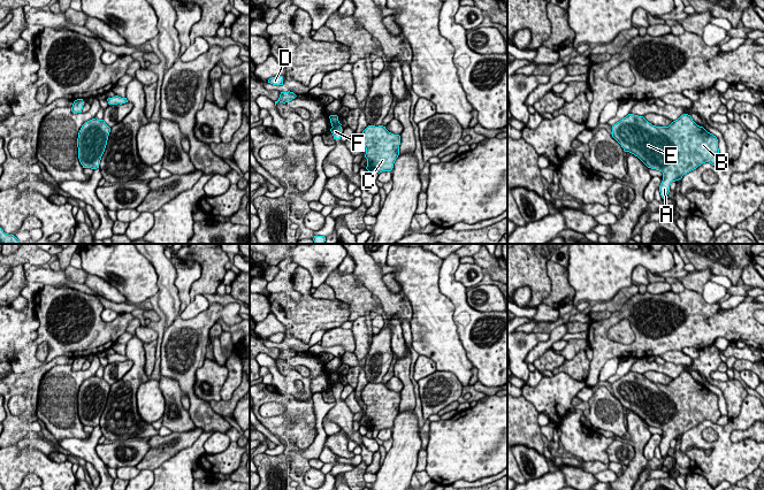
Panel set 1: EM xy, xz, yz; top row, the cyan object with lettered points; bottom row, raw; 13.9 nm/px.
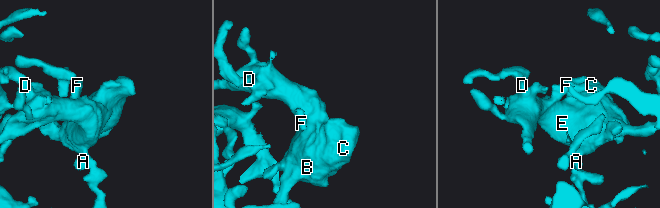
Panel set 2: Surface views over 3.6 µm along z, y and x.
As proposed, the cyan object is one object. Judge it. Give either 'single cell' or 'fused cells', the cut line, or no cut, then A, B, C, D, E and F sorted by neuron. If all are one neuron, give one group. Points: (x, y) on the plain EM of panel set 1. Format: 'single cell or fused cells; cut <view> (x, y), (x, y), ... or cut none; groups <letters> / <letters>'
single cell; cut none; groups A B C D E F

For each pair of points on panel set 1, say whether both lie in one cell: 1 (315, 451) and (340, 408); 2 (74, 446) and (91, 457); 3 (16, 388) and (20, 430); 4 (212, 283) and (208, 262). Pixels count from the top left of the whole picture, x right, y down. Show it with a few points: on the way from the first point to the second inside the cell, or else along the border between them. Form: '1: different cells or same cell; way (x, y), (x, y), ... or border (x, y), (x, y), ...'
1: different cells; border (335, 400), (335, 404), (325, 416)
2: same cell; way (78, 448), (86, 452)
3: same cell; way (28, 396), (30, 398), (30, 413), (25, 419)
4: same cell; way (212, 278), (212, 267)

